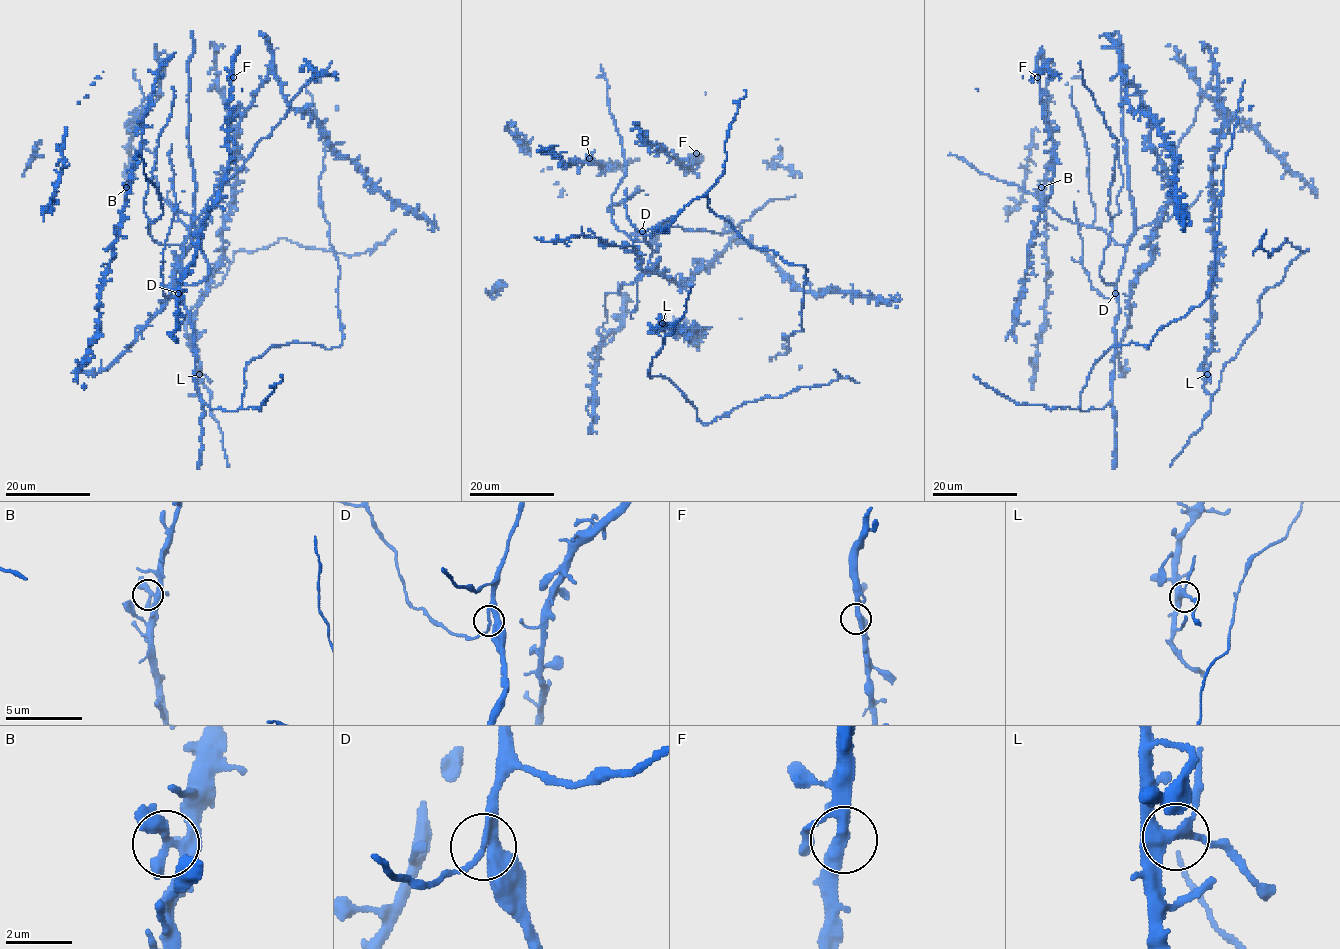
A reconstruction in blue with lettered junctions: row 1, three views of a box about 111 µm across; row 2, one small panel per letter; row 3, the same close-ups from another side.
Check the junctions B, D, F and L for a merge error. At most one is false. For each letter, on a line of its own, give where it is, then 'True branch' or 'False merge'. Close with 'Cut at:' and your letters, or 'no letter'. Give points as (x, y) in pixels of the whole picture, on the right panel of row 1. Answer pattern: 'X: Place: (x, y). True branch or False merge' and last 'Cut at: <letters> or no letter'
B: Place: (1041, 187). True branch
D: Place: (1115, 293). True branch
F: Place: (1037, 77). True branch
L: Place: (1207, 374). True branch
Cut at: no letter

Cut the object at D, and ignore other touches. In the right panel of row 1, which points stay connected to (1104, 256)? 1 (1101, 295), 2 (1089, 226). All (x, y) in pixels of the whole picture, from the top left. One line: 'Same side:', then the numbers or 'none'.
Same side: 2

